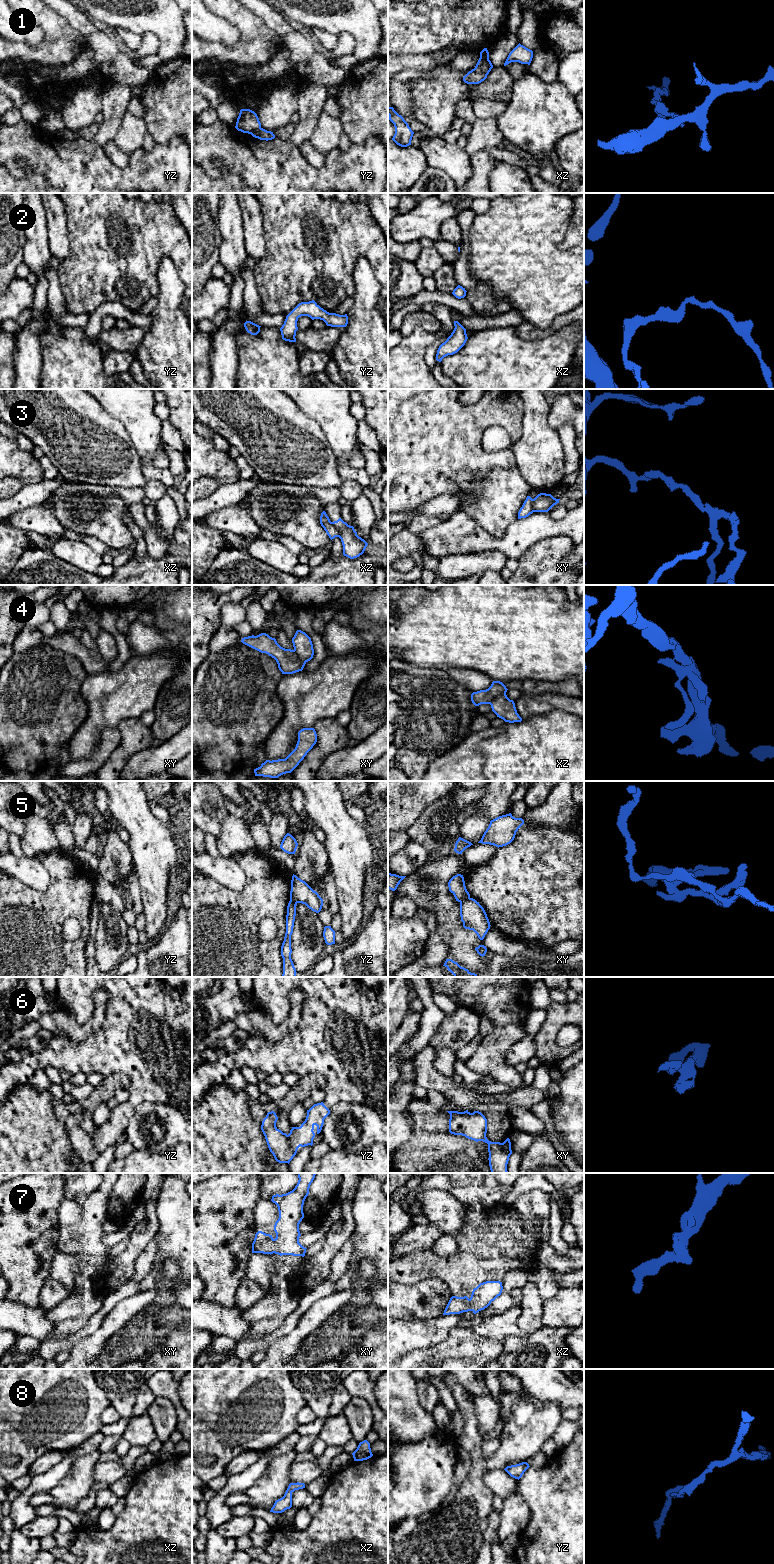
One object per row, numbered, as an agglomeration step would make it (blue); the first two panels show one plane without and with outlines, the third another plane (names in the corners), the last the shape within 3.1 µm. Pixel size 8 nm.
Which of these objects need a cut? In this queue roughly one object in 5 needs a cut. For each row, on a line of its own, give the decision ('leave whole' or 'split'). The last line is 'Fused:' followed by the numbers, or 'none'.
1: split
2: leave whole
3: split
4: leave whole
5: split
6: leave whole
7: leave whole
8: leave whole
Fused: 1, 3, 5

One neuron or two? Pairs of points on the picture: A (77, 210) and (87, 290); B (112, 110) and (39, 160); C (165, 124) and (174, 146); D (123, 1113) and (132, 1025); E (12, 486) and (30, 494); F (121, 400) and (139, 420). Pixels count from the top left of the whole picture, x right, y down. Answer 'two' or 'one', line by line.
A: one
B: two
C: two
D: one
E: two
F: one

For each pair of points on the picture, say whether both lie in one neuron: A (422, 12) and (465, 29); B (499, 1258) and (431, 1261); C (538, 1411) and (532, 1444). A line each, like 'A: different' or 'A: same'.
A: same
B: same
C: same

